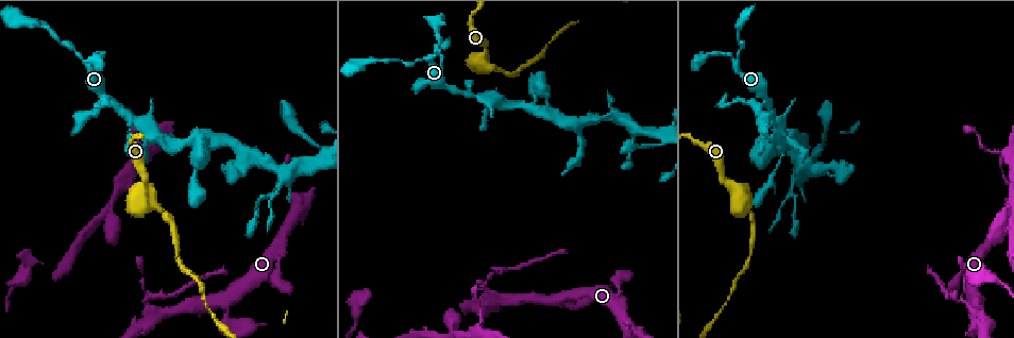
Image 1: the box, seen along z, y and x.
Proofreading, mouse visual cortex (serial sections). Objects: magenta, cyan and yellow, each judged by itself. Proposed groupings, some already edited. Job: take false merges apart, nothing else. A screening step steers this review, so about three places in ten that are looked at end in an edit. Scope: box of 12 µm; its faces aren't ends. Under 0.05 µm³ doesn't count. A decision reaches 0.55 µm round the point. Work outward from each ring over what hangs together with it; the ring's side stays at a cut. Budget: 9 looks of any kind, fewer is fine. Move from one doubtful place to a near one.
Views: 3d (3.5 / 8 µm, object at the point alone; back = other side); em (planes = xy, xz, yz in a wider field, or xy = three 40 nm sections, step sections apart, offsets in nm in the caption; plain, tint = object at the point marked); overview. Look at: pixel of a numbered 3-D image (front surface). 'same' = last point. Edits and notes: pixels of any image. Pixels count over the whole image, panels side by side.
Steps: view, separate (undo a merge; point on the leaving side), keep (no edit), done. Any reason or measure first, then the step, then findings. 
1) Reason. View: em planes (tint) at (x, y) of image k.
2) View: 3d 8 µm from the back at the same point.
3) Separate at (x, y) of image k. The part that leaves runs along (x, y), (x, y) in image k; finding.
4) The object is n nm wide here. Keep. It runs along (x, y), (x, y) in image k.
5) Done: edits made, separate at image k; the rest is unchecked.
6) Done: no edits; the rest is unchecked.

Four or more arms meet. View: 3d 8 µm at (449, 89) of image 1.

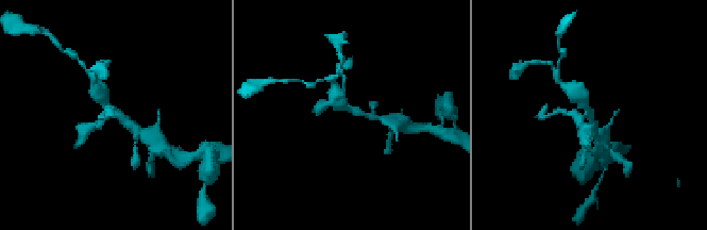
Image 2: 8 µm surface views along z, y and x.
View: 3d 3.5 µm at (351, 112) of image 2.

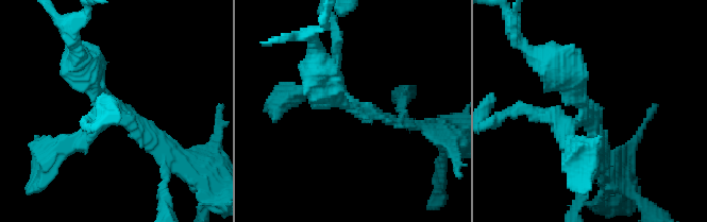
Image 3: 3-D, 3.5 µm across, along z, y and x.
4 arms meet here; the arms are 200, 200, 200, 500 nm wide; shape alone is not enough. View: em xy step 3 (tint) at (586, 106) of image 3.

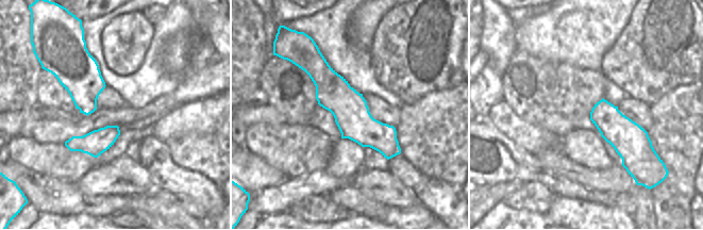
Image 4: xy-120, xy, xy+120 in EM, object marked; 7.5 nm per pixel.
Keep. It runs along (79, 60), (99, 99), (167, 151) in image 3; all the same cell.

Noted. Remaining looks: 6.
Sudden change in width. View: 3d 3.5 µm from the back at (500, 69) of image 1.

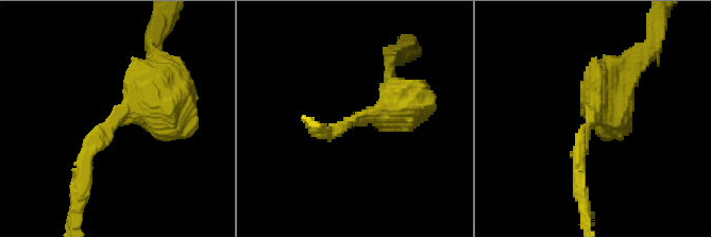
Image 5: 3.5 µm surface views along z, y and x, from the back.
View: em xy step 1 (tint) at (591, 123) of image 5.

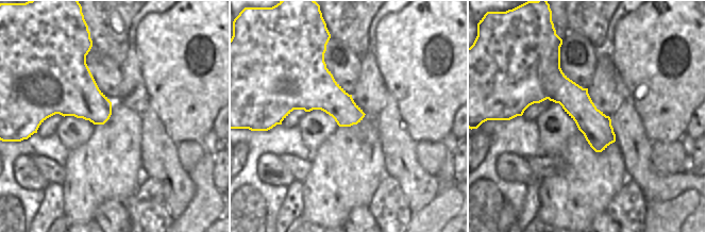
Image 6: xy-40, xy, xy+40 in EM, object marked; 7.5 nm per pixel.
The object is 240 nm wide here. Keep. It runs along (164, 88), (86, 153), (83, 186) in image 5; all the same cell.

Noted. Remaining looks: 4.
View: 3d 3.5 µm at (658, 132) of image 1.

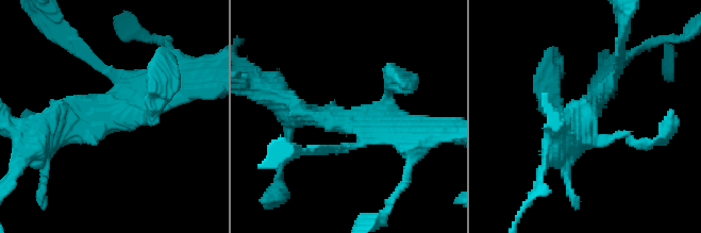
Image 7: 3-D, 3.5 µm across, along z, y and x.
4 arms meet here; the arms are 150, 200, 250, 350 nm wide. View: em xy step 2 (tint) at (353, 117) of image 7.

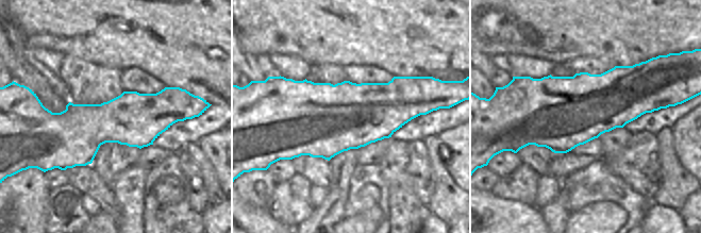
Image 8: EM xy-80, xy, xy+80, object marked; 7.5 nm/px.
Keep. It runs along (48, 130), (127, 101), (100, 68) in image 7; one cell here.

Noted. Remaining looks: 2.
Done: no edits; the rest is unchecked.

